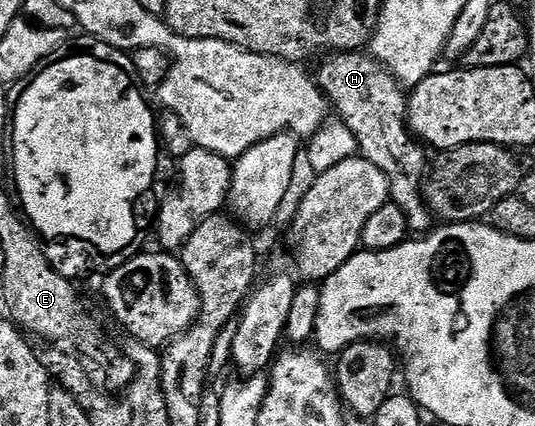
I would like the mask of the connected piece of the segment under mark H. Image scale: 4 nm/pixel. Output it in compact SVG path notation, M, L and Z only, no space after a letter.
M332 52L329 58L320 66L318 81L321 90L328 95L329 103L334 107L339 117L350 128L356 138L359 157L366 159L388 177L388 193L391 201L400 206L408 221L408 230L413 235L423 236L433 229L434 215L425 201L422 189L422 179L426 174L427 158L425 147L414 140L414 135L408 128L408 94L405 87L397 82L396 77L368 52Z

